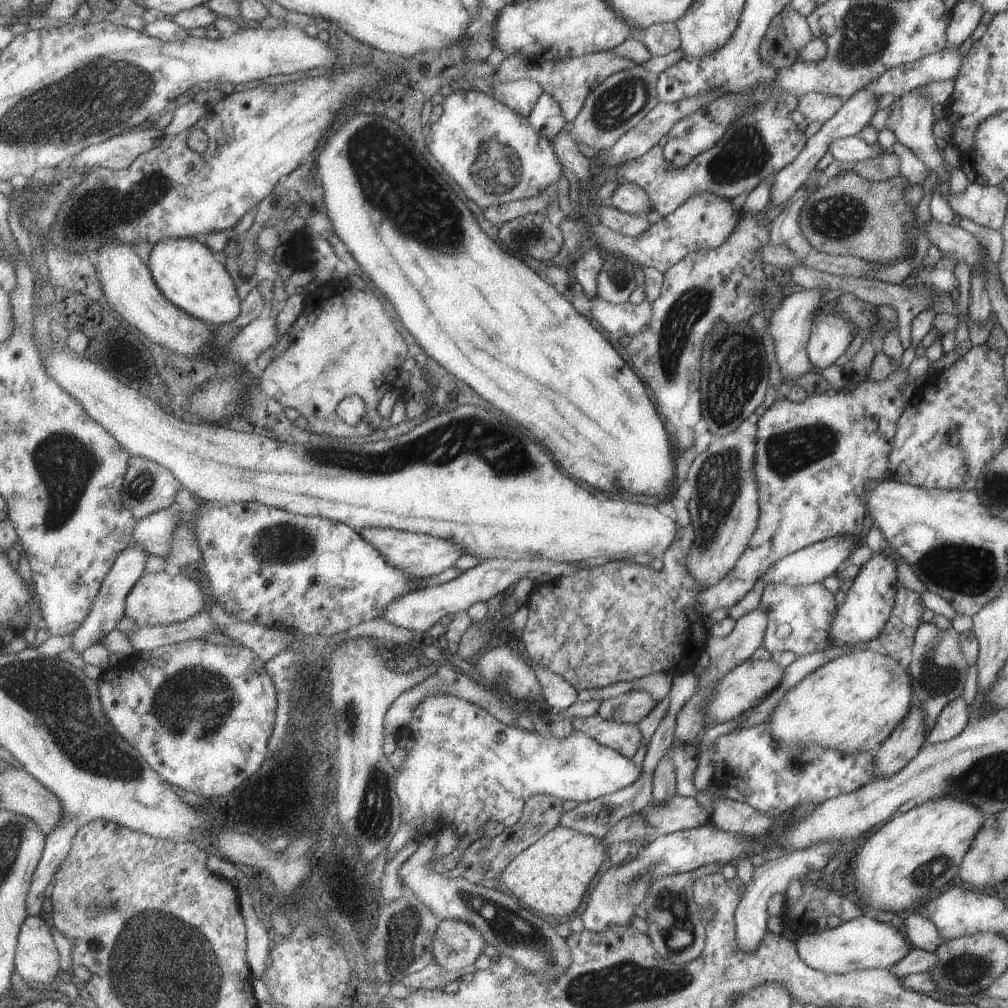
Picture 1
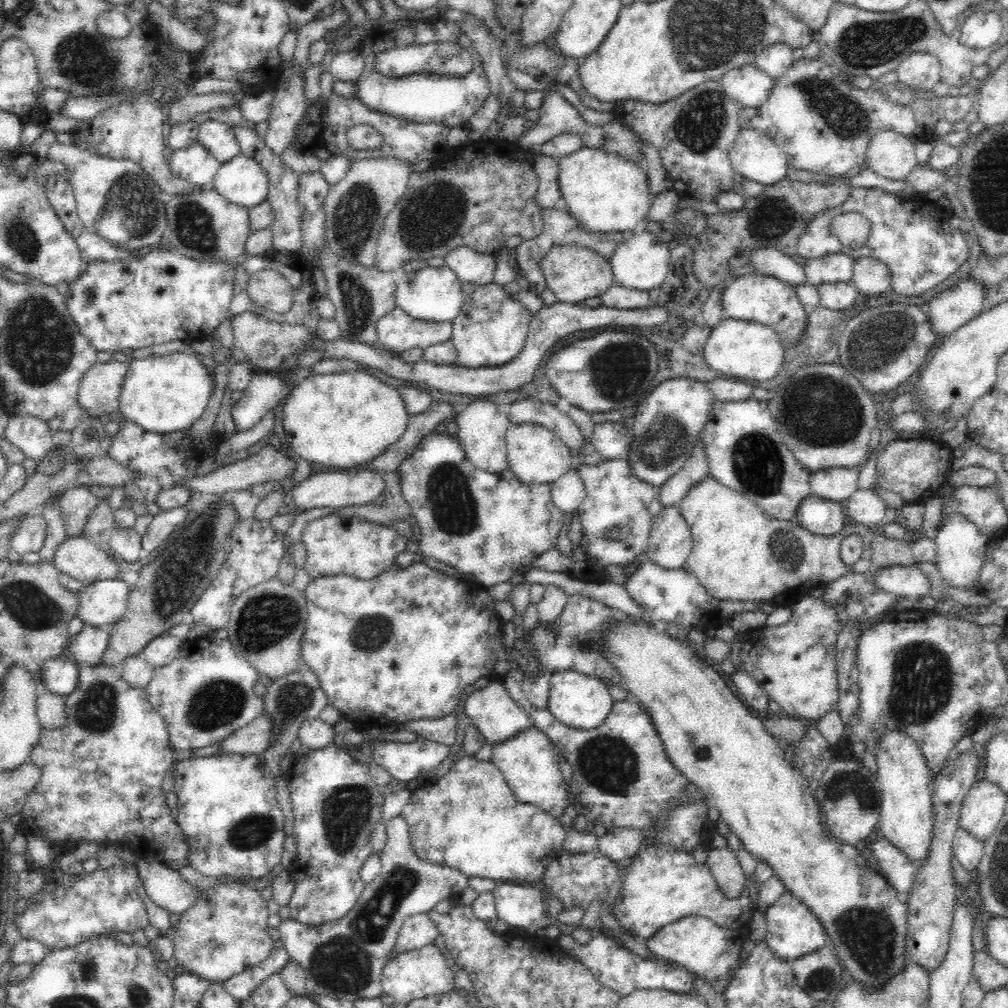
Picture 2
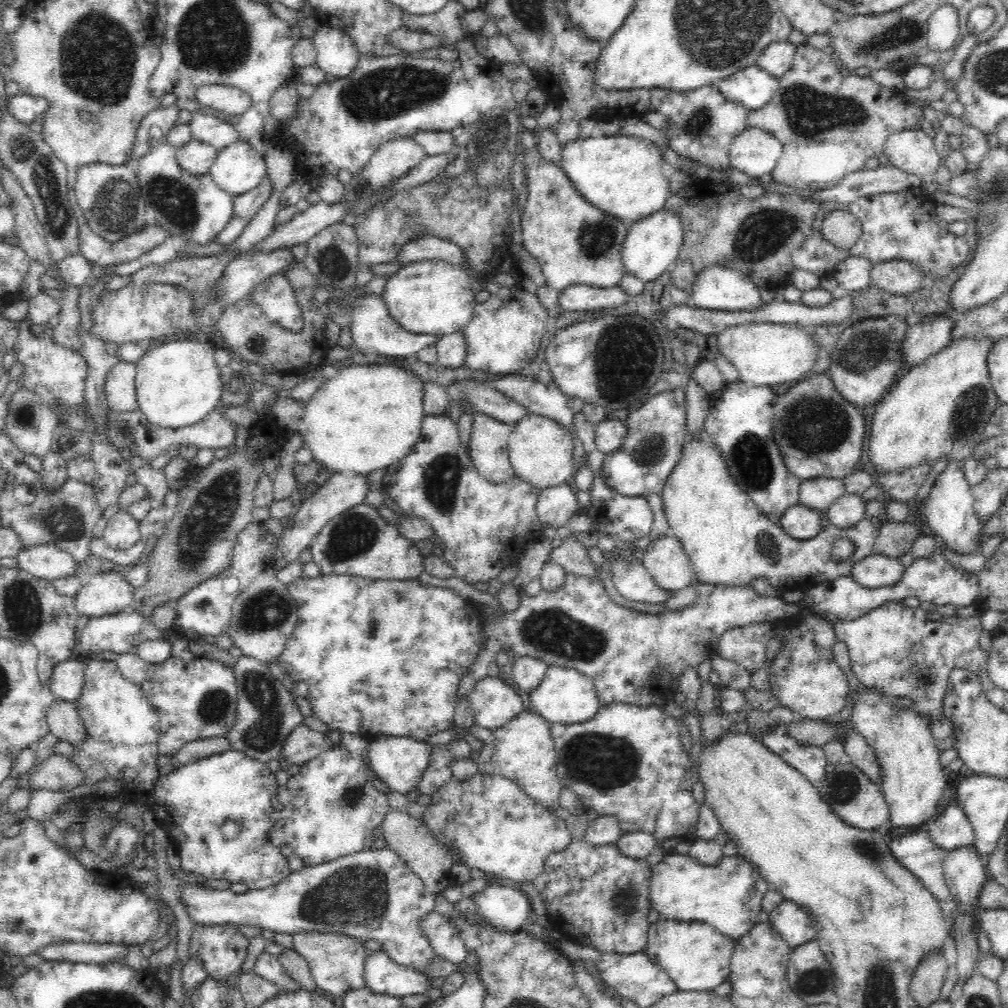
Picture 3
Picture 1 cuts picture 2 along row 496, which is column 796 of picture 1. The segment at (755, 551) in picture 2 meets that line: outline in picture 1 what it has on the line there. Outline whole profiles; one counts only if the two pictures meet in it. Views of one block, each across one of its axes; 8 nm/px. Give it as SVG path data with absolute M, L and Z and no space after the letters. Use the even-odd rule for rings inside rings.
M855 646L855 648L851 649L848 653L845 653L840 657L835 657L829 662L826 662L823 666L817 667L813 672L806 674L799 682L796 682L789 690L787 690L787 692L785 692L785 694L783 694L781 700L777 702L777 706L775 706L773 712L771 712L767 718L771 736L776 740L776 748L777 743L783 747L811 743L812 745L817 745L824 749L840 752L843 755L851 753L873 754L880 747L883 740L891 734L895 725L903 720L903 717L914 703L910 682L910 673L907 670L904 670L895 660L893 660L893 658L890 658L888 655L879 654L871 649L859 649Z

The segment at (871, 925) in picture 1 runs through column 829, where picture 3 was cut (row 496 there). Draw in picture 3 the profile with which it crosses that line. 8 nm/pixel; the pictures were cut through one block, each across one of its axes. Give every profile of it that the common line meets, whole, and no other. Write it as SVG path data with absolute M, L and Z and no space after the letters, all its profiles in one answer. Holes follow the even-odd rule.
M964 461L949 462L946 468L936 475L924 502L924 515L925 523L928 523L936 535L942 536L945 546L953 552L970 554L980 551L978 546L982 523L973 507L974 497L964 468Z

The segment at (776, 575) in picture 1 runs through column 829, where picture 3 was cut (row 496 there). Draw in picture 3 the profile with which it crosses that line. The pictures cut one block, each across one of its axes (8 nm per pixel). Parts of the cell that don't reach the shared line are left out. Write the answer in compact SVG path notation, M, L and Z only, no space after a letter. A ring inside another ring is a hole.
M565 482L560 486L541 489L535 509L538 521L552 529L567 525L572 515L580 513L576 506L576 497Z

